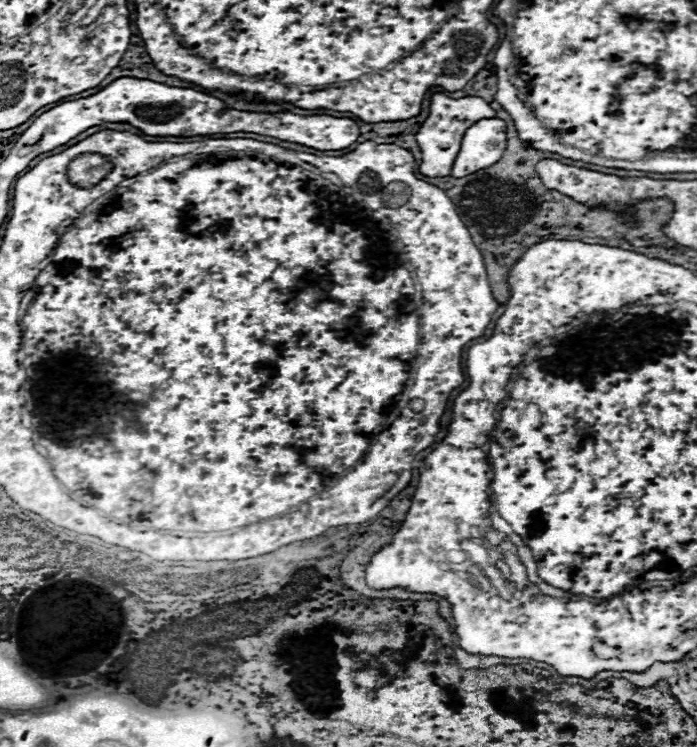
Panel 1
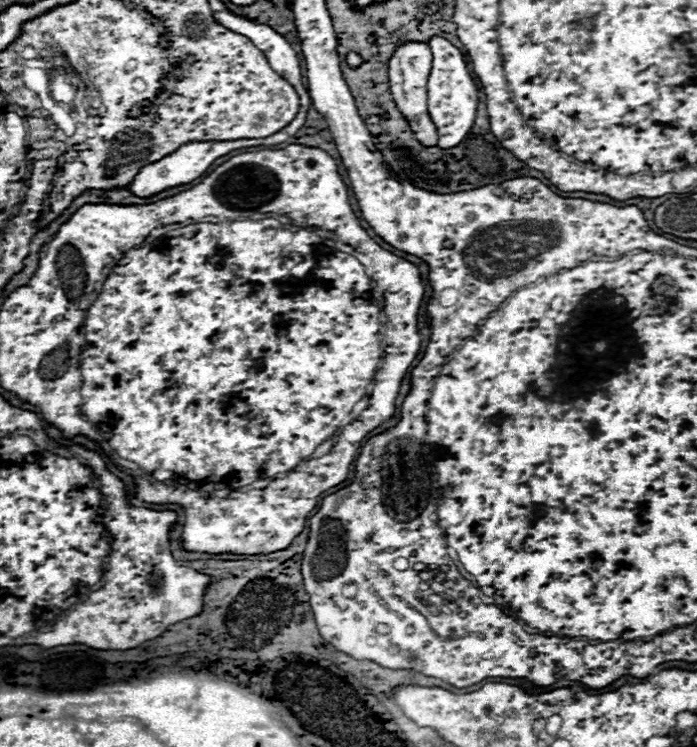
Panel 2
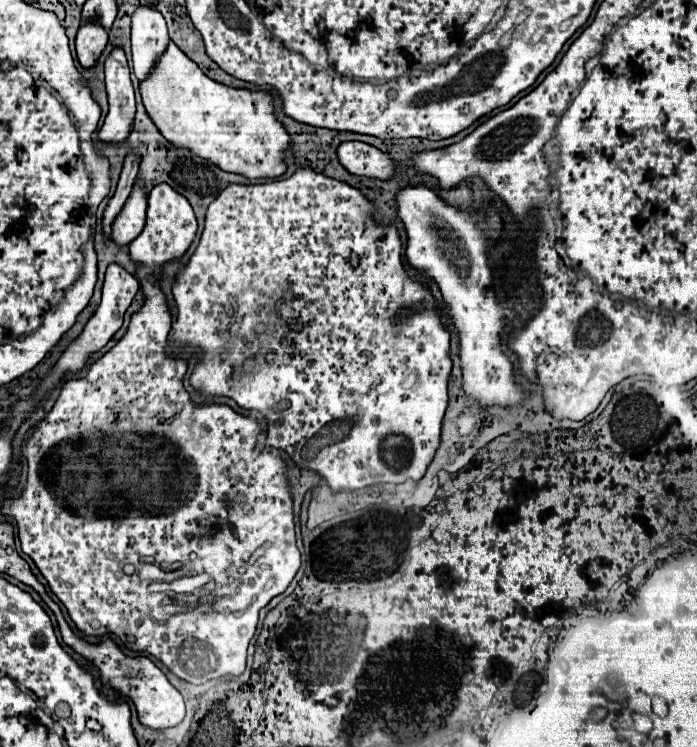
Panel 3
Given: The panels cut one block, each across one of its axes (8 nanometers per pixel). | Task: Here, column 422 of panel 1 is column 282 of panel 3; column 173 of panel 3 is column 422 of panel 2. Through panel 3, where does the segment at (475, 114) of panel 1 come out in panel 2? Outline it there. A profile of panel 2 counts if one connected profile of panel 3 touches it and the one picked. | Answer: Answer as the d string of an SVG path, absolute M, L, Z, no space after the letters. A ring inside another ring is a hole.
M404 42L404 44L396 46L396 50L388 62L388 82L390 82L392 98L398 106L398 110L408 120L414 136L426 146L434 146L438 142L436 126L428 114L428 104L426 104L426 98L428 98L426 84L428 84L430 68L432 68L432 54L430 54L428 46L422 42Z

